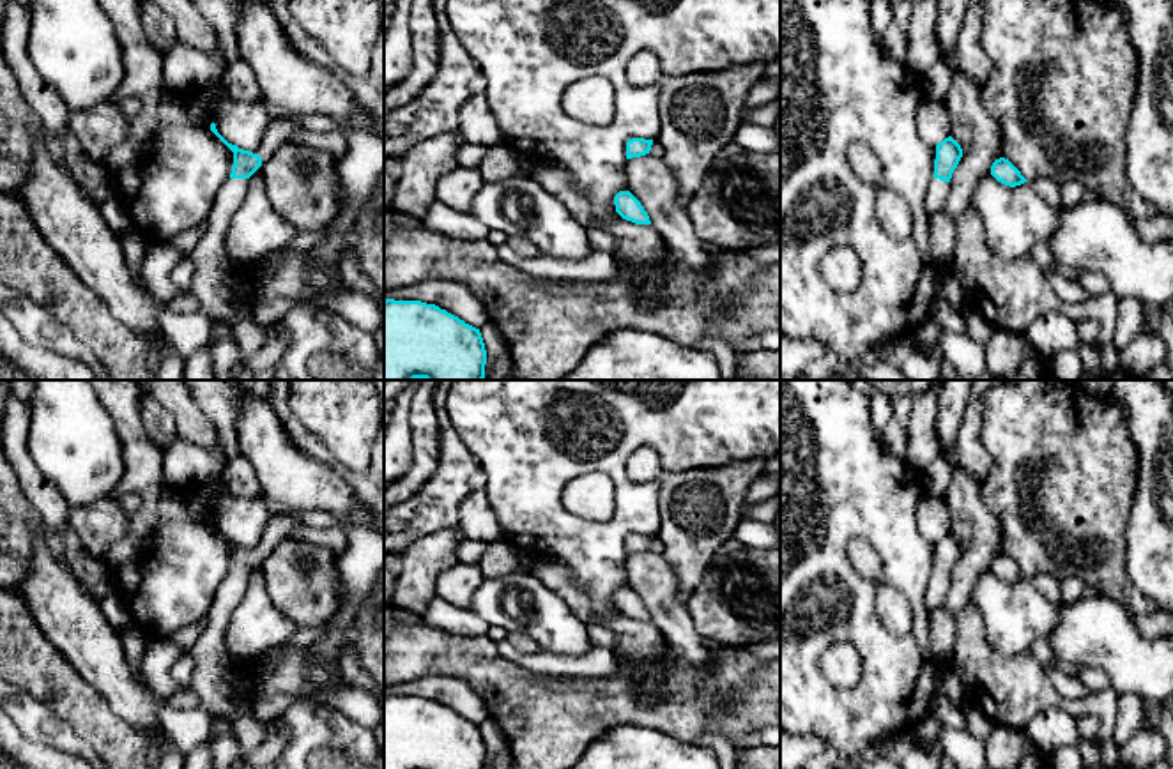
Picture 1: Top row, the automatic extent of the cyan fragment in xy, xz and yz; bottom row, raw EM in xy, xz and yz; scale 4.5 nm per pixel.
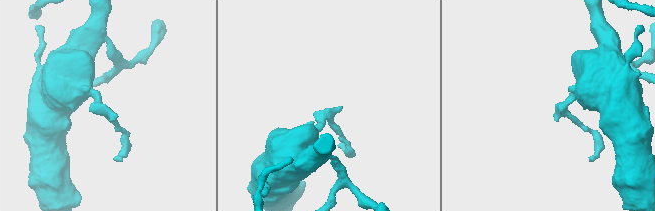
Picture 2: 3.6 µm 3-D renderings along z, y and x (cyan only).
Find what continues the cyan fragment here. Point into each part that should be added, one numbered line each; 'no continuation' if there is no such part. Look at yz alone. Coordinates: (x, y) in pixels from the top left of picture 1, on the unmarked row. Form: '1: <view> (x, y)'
1: yz (936, 589)

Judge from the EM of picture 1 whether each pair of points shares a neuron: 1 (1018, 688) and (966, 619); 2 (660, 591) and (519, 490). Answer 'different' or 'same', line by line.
1: same
2: different

